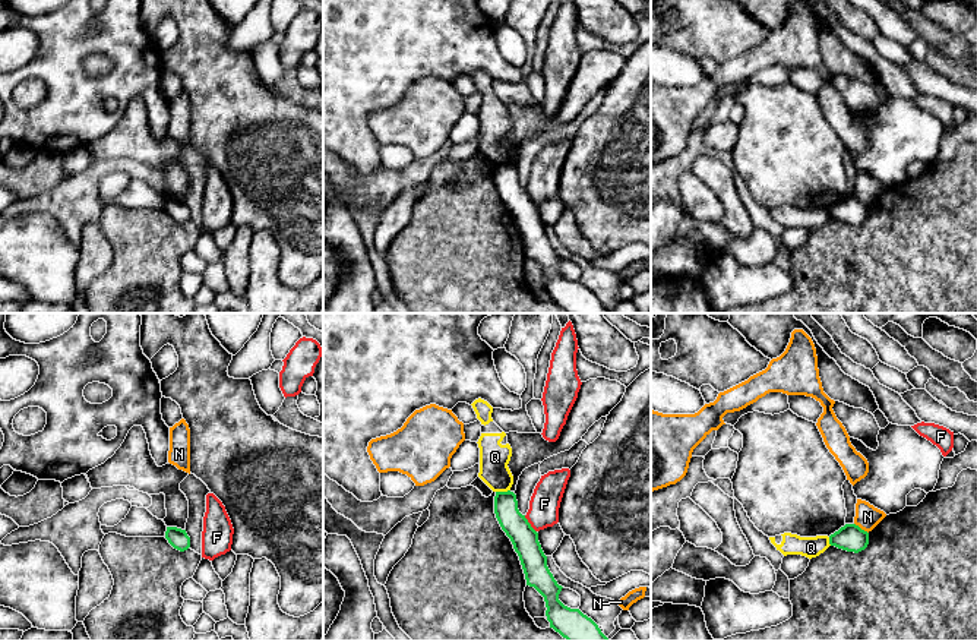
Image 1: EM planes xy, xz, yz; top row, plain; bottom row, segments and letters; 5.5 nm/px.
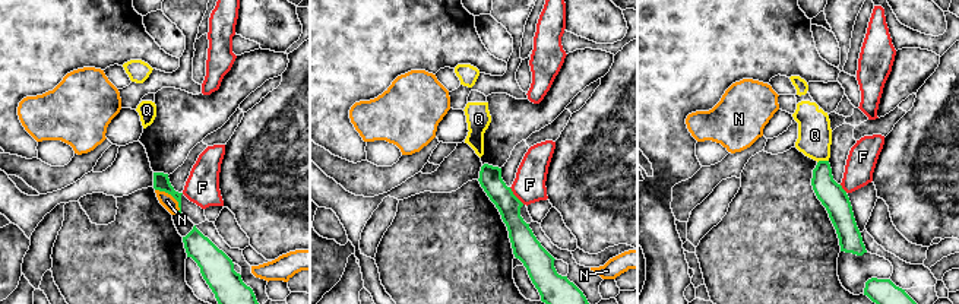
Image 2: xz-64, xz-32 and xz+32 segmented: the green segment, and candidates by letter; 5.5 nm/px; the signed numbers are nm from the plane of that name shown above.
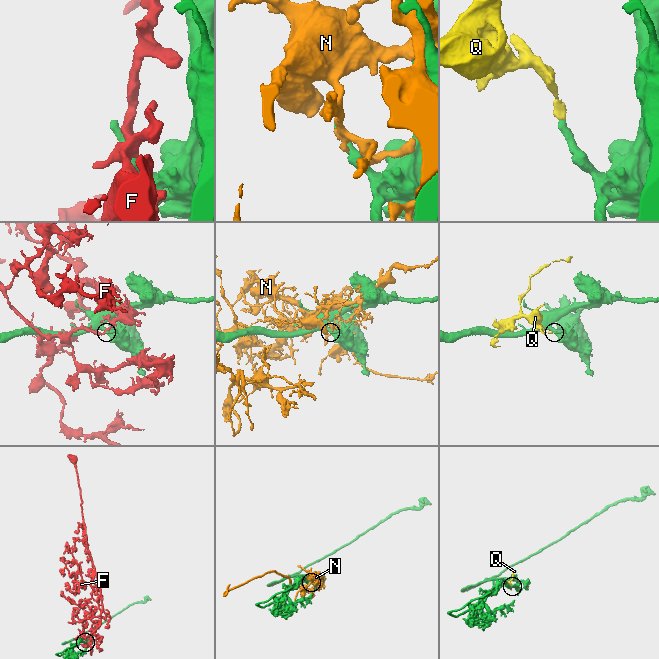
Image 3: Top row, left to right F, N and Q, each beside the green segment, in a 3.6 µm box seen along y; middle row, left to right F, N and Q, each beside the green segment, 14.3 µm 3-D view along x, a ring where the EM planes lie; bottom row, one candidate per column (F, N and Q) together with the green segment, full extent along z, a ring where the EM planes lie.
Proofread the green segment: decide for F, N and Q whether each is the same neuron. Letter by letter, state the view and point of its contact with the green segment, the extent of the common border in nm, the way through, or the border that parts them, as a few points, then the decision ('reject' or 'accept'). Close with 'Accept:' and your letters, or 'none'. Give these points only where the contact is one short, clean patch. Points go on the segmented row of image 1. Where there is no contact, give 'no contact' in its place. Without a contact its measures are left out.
F: xz (530, 524) | 120 nm | reject
N: yz (860, 529) | 100 nm | reject
Q: xz (502, 492) | 80 nm | along xz (509, 489), (496, 492) | reject
Accept: none

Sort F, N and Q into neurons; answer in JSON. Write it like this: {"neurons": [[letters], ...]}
{"neurons": [["F"], ["N"], ["Q"]]}

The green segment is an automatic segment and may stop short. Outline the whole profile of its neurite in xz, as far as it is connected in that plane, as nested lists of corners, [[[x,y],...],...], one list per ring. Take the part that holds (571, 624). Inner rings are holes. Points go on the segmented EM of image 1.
[[[496,492],[494,514],[519,556],[527,585],[534,587],[544,597],[550,628],[567,641],[610,641],[591,618],[559,600],[563,587],[550,572],[538,533],[519,512],[513,492]]]

